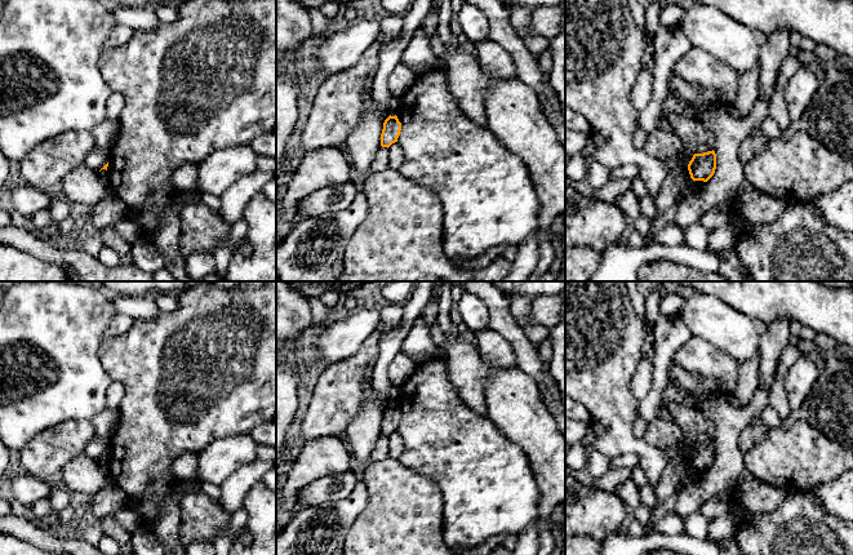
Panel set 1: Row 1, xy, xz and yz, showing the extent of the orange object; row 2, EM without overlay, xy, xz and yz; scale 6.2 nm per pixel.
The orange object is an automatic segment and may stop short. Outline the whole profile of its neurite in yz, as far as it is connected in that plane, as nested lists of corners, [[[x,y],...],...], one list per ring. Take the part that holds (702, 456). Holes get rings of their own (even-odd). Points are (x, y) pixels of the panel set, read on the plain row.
[[[708,440],[703,443],[694,443],[688,453],[688,459],[693,470],[707,471],[716,458],[716,443]]]

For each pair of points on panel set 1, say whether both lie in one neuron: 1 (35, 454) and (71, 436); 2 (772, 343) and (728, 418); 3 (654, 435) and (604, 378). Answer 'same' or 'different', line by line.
1: same
2: different
3: different

